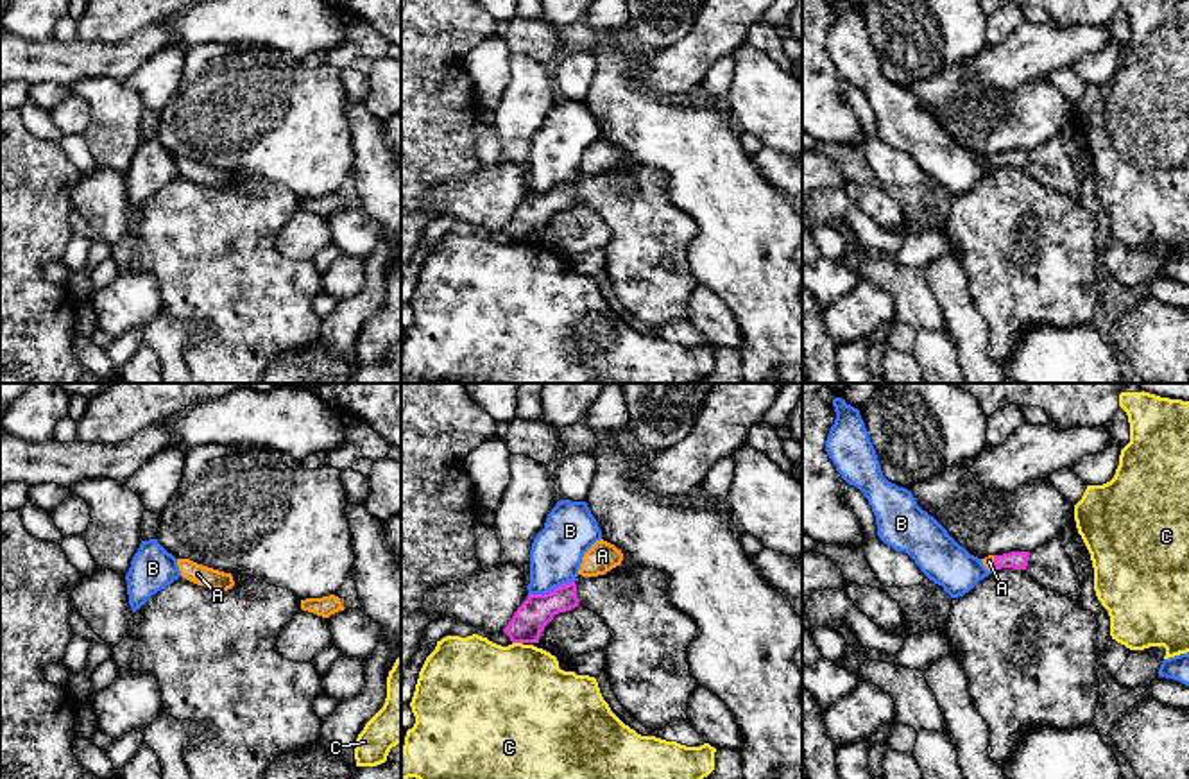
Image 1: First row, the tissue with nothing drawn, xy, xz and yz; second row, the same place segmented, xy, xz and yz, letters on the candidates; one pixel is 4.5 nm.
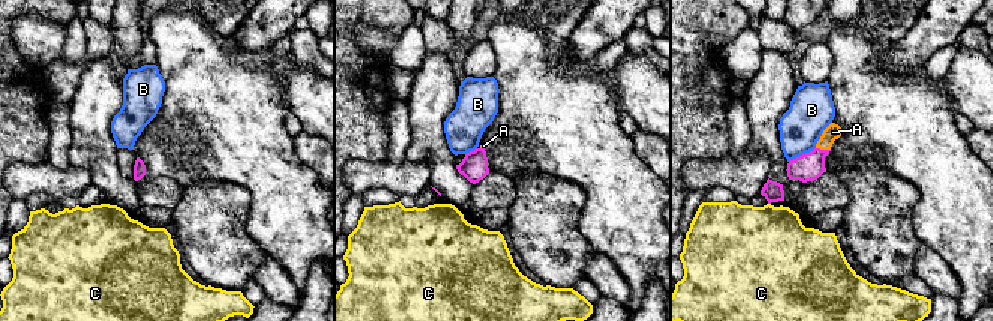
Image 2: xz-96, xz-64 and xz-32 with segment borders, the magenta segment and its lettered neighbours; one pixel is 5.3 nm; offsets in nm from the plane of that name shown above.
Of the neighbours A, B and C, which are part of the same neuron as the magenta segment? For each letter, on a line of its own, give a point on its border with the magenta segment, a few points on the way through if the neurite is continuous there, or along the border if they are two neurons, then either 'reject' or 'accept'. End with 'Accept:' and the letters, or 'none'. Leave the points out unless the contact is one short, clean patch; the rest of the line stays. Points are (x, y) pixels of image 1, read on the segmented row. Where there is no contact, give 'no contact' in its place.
A: yz (994, 563) | across yz (1014, 559), (994, 563), (989, 561) | accept
B: xz (550, 591) | reject
C: xz (518, 642) | reject
Accept: A

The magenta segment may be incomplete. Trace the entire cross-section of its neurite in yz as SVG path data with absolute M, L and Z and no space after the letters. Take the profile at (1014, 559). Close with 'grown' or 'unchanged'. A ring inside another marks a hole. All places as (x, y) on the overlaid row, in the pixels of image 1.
M1010 552L1003 555L988 555L981 562L988 571L1001 568L1026 569L1030 552Z | grown

